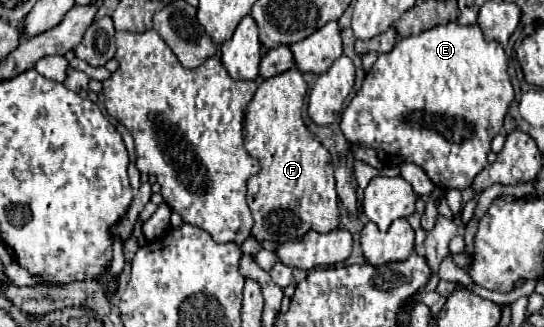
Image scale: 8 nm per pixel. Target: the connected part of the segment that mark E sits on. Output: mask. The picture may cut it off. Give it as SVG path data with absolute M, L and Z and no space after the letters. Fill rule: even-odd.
M447 22L443 26L435 26L427 32L421 32L417 36L409 36L403 38L391 52L379 54L377 62L373 64L373 68L365 74L361 88L357 90L355 98L349 102L349 106L343 110L341 114L341 132L343 136L351 142L351 144L361 144L367 148L373 148L377 152L377 158L385 164L385 166L397 166L397 164L405 164L405 162L413 162L419 168L423 168L427 172L427 176L433 180L435 186L439 186L441 190L463 190L467 186L471 186L473 178L487 166L487 152L491 150L491 140L501 132L503 128L503 118L507 114L509 104L513 102L515 92L507 74L507 56L503 52L503 46L499 42L487 42L481 34L479 26L461 26L457 22Z

